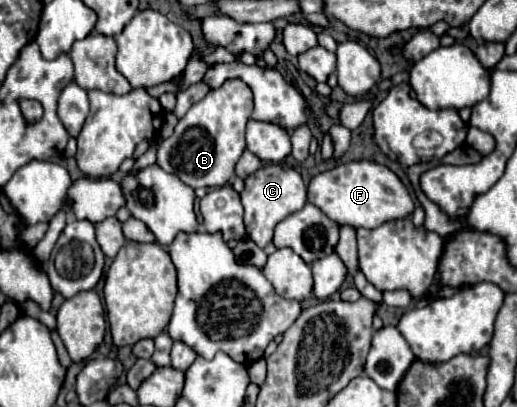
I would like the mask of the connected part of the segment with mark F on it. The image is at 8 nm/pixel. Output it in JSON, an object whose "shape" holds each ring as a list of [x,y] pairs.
{"shape":[[[368,160],[340,164],[332,170],[316,174],[308,184],[308,202],[318,206],[340,226],[348,224],[352,228],[374,228],[390,218],[406,218],[414,210],[414,202],[398,176],[386,166]]]}

